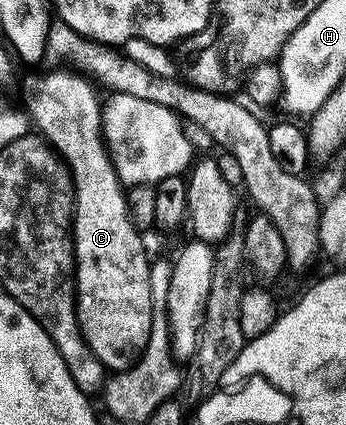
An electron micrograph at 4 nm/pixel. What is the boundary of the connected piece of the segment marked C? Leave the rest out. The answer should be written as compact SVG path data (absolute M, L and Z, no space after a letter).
M78 71L50 72L54 73L36 78L27 87L25 112L33 128L35 125L39 129L35 130L56 150L72 178L72 280L78 327L107 370L129 369L136 354L146 348L152 331L151 258L146 257L142 246L143 234L130 222L124 186L110 162L102 134L104 105L98 102L95 82L85 81Z

